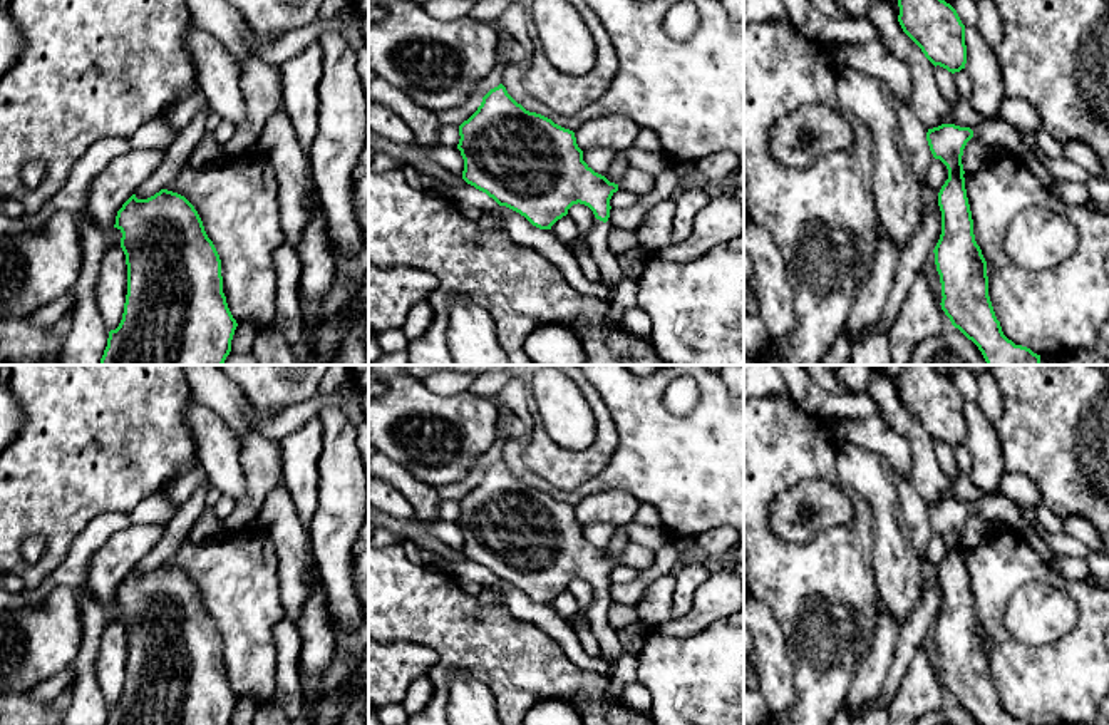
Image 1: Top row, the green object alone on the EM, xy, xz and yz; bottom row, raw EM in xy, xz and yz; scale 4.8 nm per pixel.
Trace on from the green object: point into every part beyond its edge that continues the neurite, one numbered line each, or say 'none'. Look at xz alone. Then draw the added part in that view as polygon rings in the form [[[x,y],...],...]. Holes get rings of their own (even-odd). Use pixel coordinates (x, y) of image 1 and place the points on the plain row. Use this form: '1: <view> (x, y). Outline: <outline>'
1: xz (608, 642). Outline: [[[596,594],[591,606],[588,608],[588,620],[595,638],[598,640],[600,653],[605,661],[616,663],[625,653],[618,631],[608,625],[606,620],[608,601],[606,598]]]

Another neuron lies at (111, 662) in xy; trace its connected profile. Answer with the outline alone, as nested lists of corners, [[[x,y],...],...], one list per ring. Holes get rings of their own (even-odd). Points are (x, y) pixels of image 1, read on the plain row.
[[[106,621],[94,666],[107,705],[116,705],[122,695],[127,670],[127,640],[121,621]]]

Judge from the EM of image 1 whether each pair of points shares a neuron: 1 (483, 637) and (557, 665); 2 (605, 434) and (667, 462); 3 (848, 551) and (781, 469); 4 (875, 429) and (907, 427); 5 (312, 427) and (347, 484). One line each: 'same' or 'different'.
1: same
2: different
3: same
4: different
5: different

